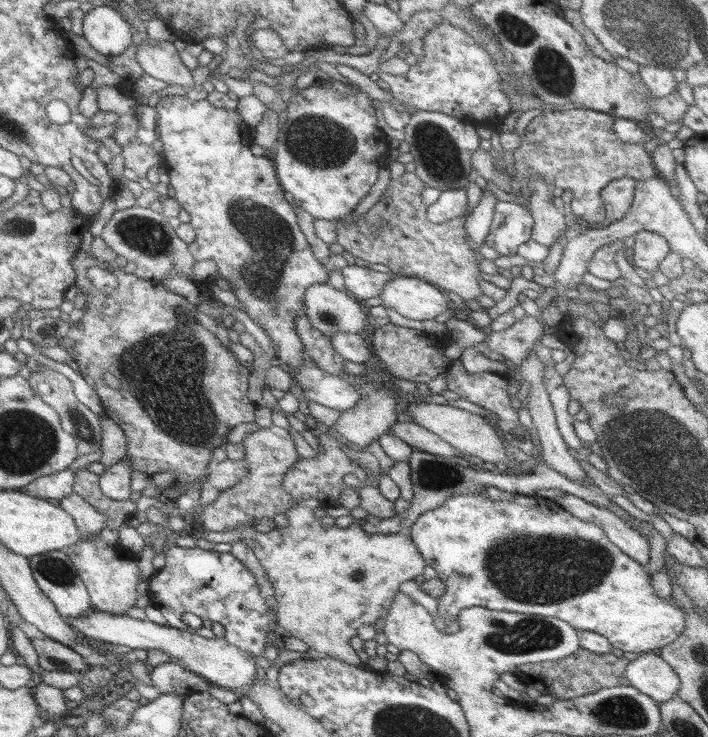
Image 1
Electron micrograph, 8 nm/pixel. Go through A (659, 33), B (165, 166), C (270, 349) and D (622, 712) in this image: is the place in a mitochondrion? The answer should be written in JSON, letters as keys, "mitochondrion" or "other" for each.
{"A":"mitochondrion","B":"other","C":"other","D":"mitochondrion"}

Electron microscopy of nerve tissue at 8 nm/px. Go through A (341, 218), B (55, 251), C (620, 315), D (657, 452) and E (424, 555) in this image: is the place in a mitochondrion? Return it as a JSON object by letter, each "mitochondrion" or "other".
{"A":"other","B":"other","C":"other","D":"mitochondrion","E":"other"}

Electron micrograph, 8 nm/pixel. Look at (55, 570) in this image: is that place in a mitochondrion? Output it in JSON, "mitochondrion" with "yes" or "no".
{"mitochondrion":"yes"}

